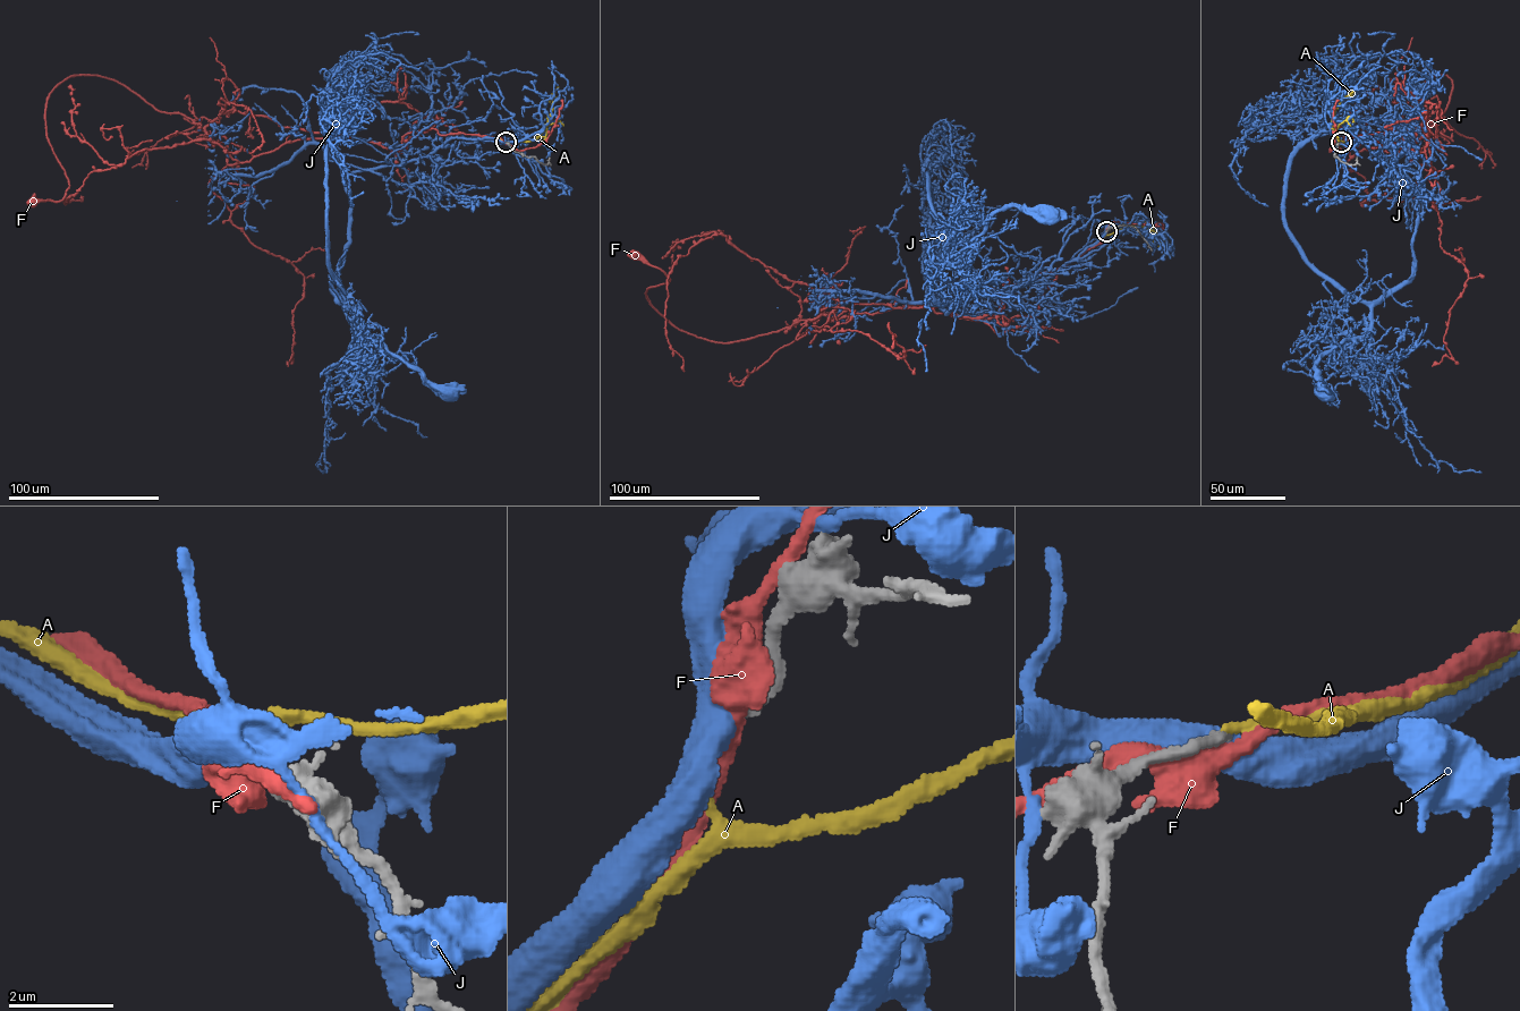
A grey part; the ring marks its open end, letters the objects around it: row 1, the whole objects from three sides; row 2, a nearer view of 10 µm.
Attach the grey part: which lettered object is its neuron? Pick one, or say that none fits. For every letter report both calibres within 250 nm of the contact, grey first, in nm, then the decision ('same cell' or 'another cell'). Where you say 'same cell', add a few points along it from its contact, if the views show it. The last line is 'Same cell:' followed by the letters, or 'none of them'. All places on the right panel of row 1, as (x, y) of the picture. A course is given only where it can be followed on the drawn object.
A: 180/170 nm | another cell
F: 190/440 nm | another cell
J: 180/550 nm | another cell
Same cell: none of them

